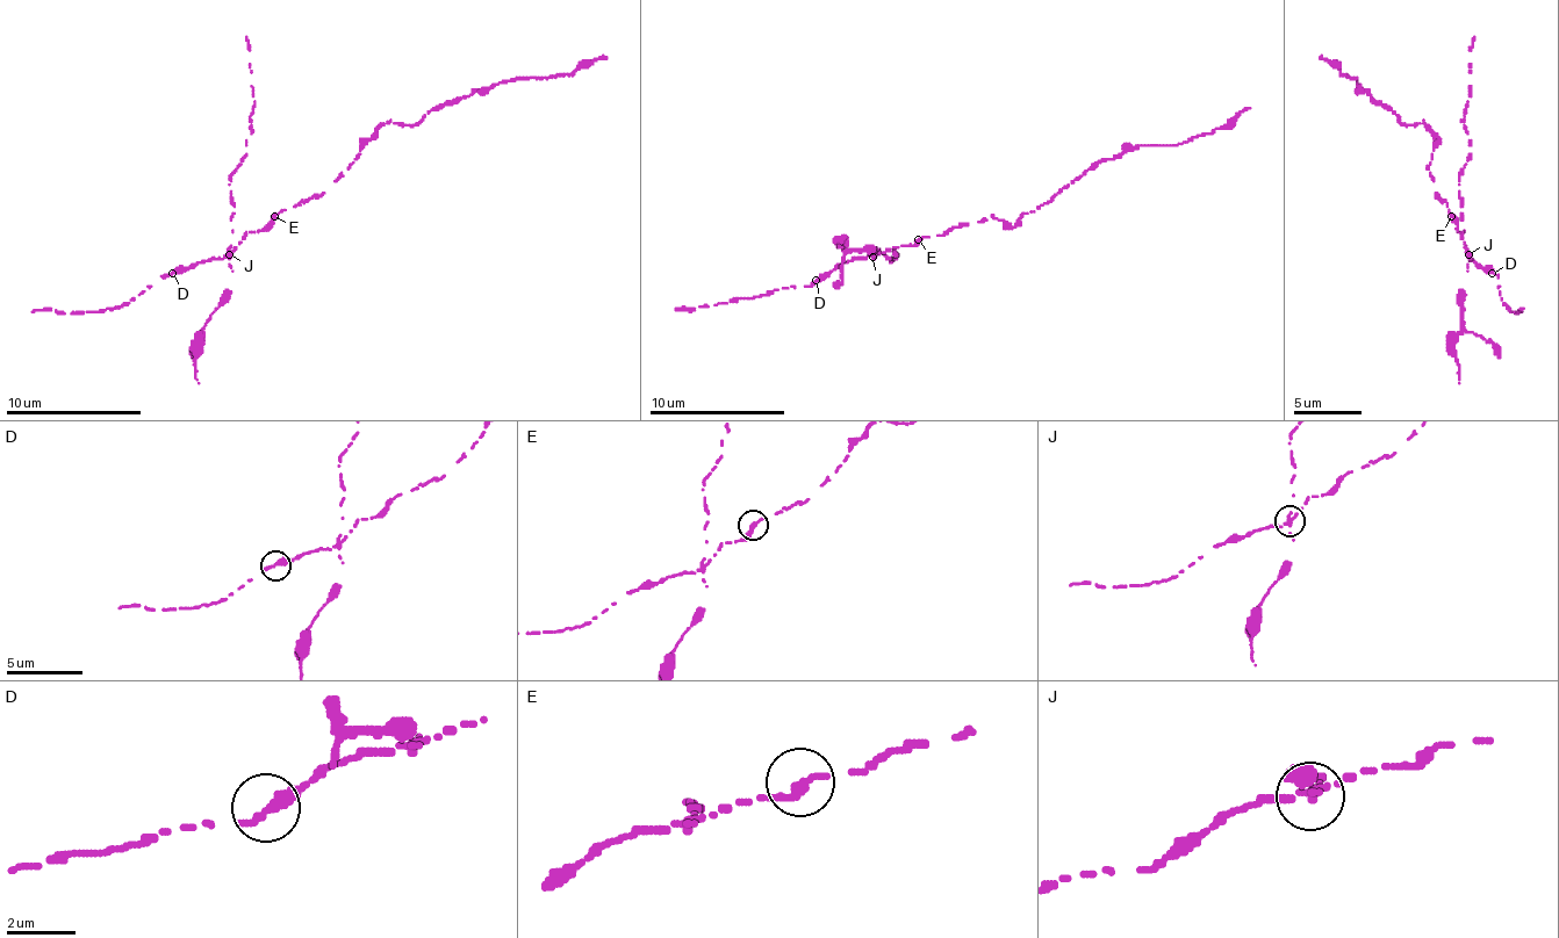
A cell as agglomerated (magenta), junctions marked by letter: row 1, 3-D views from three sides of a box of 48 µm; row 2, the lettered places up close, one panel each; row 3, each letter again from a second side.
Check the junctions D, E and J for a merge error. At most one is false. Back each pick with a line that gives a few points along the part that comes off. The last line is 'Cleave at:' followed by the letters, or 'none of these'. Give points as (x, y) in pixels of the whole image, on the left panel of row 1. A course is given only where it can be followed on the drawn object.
J: foreign part runs (230, 253), (230, 175), (246, 154), (253, 110), (246, 36)
Cleave at: J

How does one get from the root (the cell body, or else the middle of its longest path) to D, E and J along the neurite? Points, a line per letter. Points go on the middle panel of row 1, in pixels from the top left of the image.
D: (969, 222), (948, 229), (941, 236), (921, 236), (911, 246), (893, 246), (874, 257), (846, 260), (816, 280)
E: (969, 222), (948, 229), (941, 236), (918, 239)
J: (969, 222), (948, 229), (941, 236), (921, 236), (911, 246), (893, 246), (874, 257)

